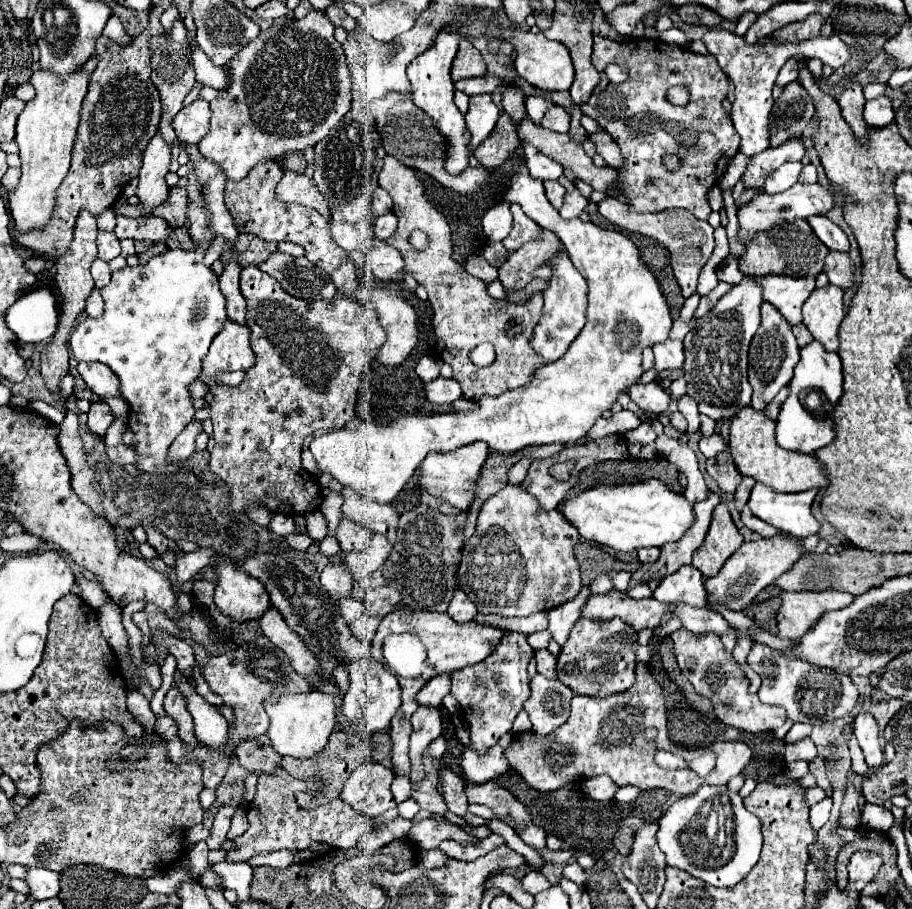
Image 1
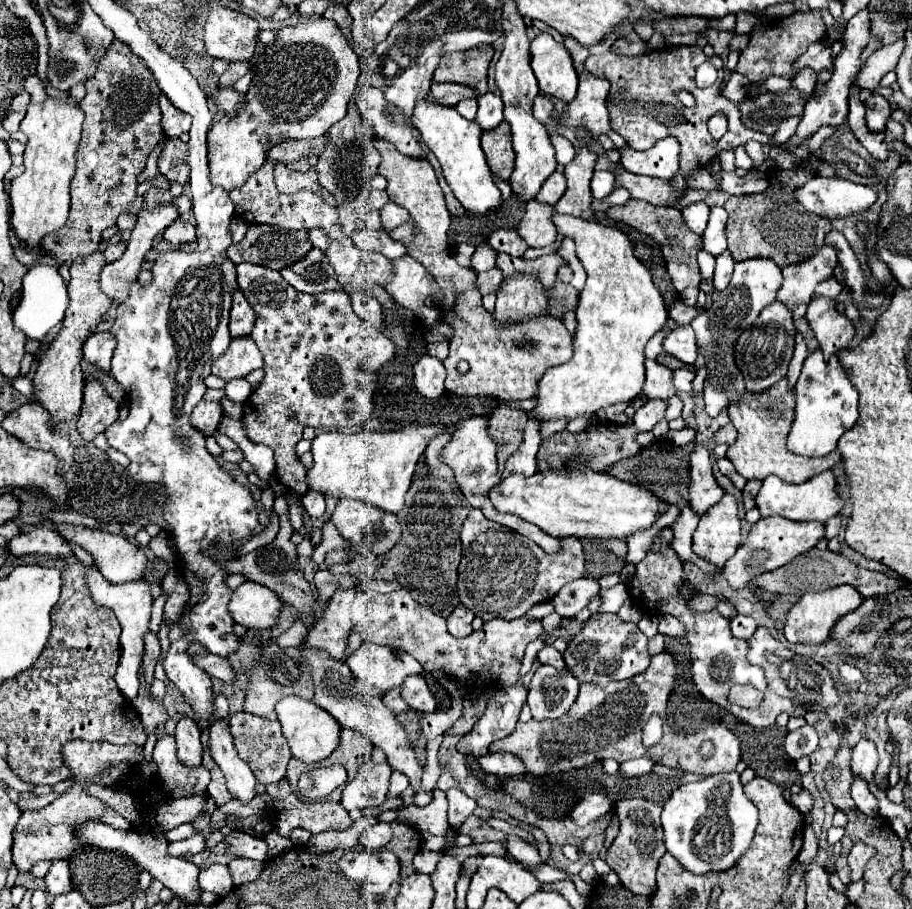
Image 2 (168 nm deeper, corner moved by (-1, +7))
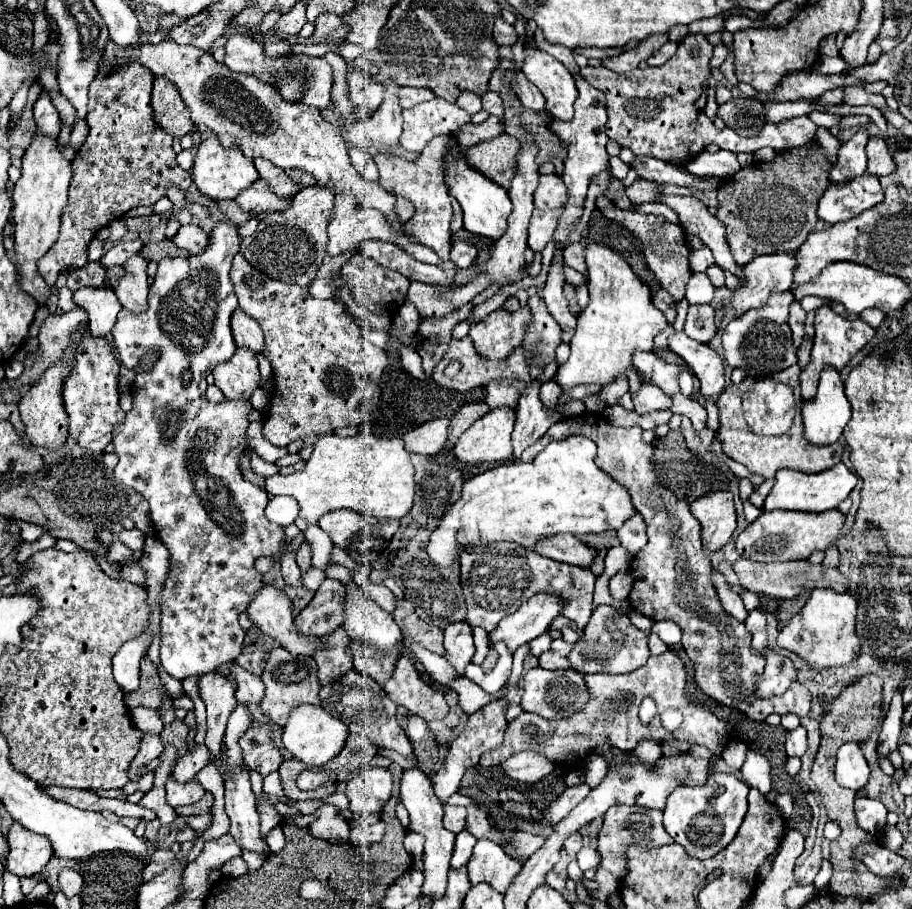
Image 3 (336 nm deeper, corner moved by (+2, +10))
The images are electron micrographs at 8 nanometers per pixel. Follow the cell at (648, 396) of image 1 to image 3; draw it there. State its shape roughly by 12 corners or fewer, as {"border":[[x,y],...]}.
{"border":[[634,350],[634,368],[666,394],[680,392],[684,366],[668,364],[654,352]]}

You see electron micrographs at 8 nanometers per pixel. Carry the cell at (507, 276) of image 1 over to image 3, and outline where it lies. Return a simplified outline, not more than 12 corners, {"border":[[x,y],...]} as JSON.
{"border":[[530,308],[494,310],[468,332],[478,356],[504,360],[520,346]]}

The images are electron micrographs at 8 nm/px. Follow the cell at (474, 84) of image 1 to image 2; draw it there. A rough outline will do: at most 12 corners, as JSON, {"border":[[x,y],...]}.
{"border":[[439,83],[431,97],[445,105],[477,97],[473,87],[461,83]]}

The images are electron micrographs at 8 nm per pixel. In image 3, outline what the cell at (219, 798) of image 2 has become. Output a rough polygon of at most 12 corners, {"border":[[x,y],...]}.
{"border":[[220,670],[202,674],[208,710],[206,746],[220,752],[226,722],[238,702]]}

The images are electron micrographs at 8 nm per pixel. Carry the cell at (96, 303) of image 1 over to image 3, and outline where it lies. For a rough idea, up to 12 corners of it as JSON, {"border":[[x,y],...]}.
{"border":[[136,254],[114,288],[120,304],[140,314],[148,304],[146,260]]}

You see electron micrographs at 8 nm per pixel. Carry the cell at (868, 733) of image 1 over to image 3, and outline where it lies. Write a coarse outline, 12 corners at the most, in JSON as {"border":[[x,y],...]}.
{"border":[[856,742],[838,748],[834,778],[860,792],[870,766]]}

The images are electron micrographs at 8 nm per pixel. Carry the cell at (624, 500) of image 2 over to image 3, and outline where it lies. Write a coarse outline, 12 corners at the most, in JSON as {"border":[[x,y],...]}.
{"border":[[586,436],[462,486],[430,534],[442,568],[494,542],[618,530],[630,494]]}

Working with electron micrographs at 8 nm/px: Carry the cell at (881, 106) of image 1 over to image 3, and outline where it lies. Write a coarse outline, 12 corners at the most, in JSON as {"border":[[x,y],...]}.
{"border":[[868,132],[840,146],[830,184],[850,182],[866,172]]}

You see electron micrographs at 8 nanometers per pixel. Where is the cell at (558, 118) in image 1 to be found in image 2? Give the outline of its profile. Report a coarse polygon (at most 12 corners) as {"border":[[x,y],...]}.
{"border":[[537,95],[533,115],[541,123],[555,117],[553,101]]}

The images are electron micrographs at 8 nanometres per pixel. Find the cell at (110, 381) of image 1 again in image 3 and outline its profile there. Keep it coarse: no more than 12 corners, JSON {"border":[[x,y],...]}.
{"border":[[80,288],[72,300],[88,312],[90,332],[106,336],[122,308],[110,288]]}

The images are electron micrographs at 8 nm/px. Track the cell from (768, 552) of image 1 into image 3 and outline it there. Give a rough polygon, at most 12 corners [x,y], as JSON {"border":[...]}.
{"border":[[762,512],[736,538],[758,562],[826,552],[846,516]]}

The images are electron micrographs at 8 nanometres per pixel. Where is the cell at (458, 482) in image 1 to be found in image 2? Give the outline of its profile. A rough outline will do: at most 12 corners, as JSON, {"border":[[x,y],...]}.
{"border":[[483,417],[457,425],[441,459],[461,493],[489,519],[547,553],[559,541],[513,513],[489,491],[499,485],[497,445]]}

